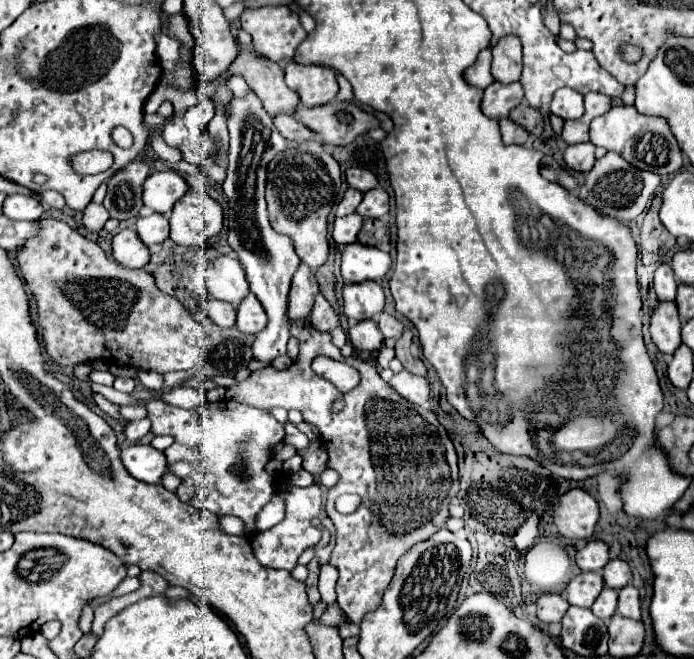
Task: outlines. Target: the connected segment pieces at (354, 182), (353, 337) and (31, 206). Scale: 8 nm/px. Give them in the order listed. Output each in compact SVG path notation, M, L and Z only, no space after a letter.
M348 168L346 170L346 182L352 188L360 190L360 192L368 192L368 190L378 186L376 176L370 170L366 170L366 168Z
M362 320L362 322L352 324L348 330L348 336L350 336L350 342L356 350L374 352L374 350L382 348L382 344L384 344L384 336L378 330L374 320Z
M12 194L4 202L4 214L10 220L40 220L42 212L44 212L42 204L36 202L34 198L30 198L30 196Z

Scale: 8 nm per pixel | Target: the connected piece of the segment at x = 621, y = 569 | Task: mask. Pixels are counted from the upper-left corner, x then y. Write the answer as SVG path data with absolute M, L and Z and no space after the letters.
M610 560L604 570L602 570L602 578L604 578L604 584L608 588L624 588L626 584L630 584L632 580L632 572L630 572L630 566L628 562L624 560Z

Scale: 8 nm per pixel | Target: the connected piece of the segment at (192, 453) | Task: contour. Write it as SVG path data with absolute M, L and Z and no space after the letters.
M174 442L171 446L169 446L165 451L164 454L166 456L168 465L174 464L180 460L185 461L200 461L201 455L198 451L193 449L187 449L184 446L181 446Z

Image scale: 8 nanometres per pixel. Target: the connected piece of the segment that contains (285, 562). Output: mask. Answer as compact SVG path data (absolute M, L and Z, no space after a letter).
M284 474L276 476L274 490L276 490L276 494L280 494L286 500L286 518L282 522L278 522L274 528L264 530L262 536L258 536L258 540L254 540L252 548L254 548L254 556L258 558L260 564L264 564L268 568L292 570L298 562L298 556L306 548L320 542L320 530L314 528L310 522L312 522L312 518L316 518L320 514L322 490L318 484L312 484L308 488L296 488L296 486L288 484L288 478Z

